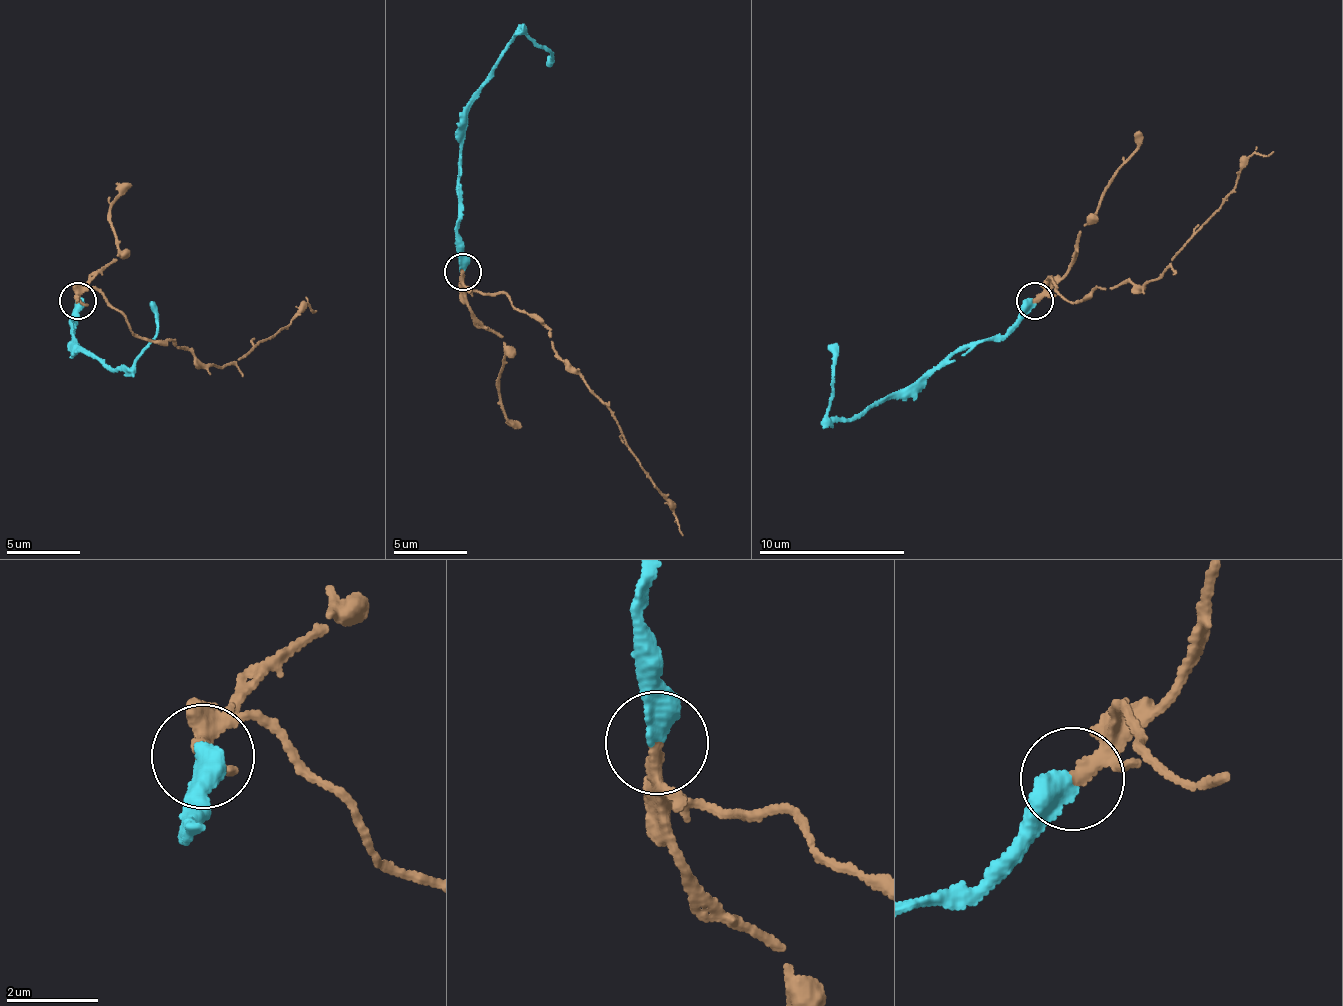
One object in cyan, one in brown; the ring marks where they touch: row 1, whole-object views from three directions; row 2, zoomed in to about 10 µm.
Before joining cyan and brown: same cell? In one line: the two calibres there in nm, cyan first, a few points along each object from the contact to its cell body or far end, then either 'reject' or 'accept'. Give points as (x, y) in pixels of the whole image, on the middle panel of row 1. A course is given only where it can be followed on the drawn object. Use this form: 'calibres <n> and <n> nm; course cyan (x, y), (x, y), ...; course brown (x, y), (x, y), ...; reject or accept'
calibres 500 and 240 nm; course cyan (463, 270), (456, 232), (458, 131), (518, 34), (551, 53), (554, 62), (547, 64); course brown (463, 270), (464, 283), (483, 293), (503, 292), (545, 330), (556, 358), (592, 392), (675, 512), (682, 536); accept

